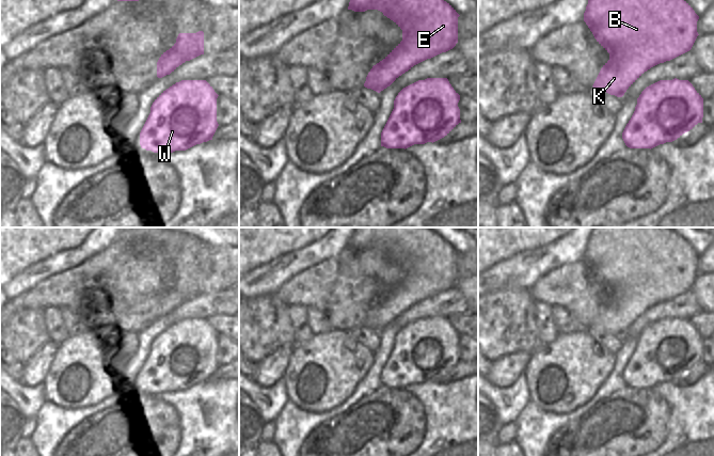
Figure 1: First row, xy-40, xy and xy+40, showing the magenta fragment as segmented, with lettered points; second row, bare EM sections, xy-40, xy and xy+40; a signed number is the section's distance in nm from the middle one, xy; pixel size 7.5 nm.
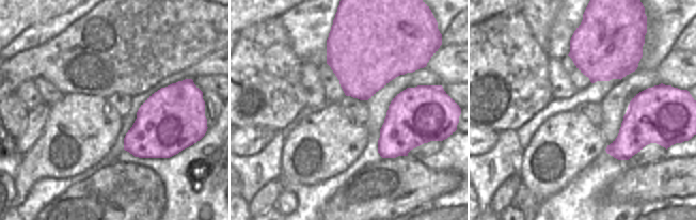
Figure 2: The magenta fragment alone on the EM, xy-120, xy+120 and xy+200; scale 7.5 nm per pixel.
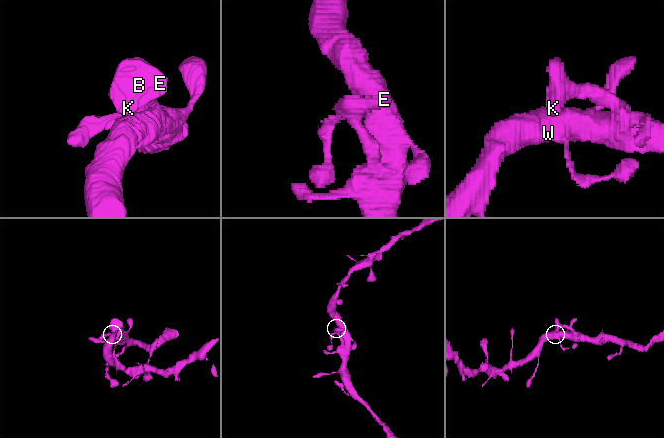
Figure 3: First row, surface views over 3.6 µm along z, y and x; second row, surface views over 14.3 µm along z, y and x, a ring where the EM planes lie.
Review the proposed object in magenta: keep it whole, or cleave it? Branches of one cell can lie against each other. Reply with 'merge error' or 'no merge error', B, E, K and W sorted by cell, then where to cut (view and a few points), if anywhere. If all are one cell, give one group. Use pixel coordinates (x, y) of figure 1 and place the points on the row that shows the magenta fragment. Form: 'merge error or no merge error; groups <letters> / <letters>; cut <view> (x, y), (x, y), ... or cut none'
no merge error; groups B E K W; cut none

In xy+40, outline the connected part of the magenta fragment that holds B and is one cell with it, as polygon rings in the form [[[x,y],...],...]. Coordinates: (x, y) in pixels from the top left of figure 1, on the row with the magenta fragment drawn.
[[[588,0],[584,21],[597,42],[609,53],[609,60],[601,68],[592,87],[622,97],[645,72],[692,49],[699,35],[698,19],[699,16],[684,0]]]

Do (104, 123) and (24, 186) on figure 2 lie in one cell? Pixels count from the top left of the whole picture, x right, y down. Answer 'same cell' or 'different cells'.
same cell

